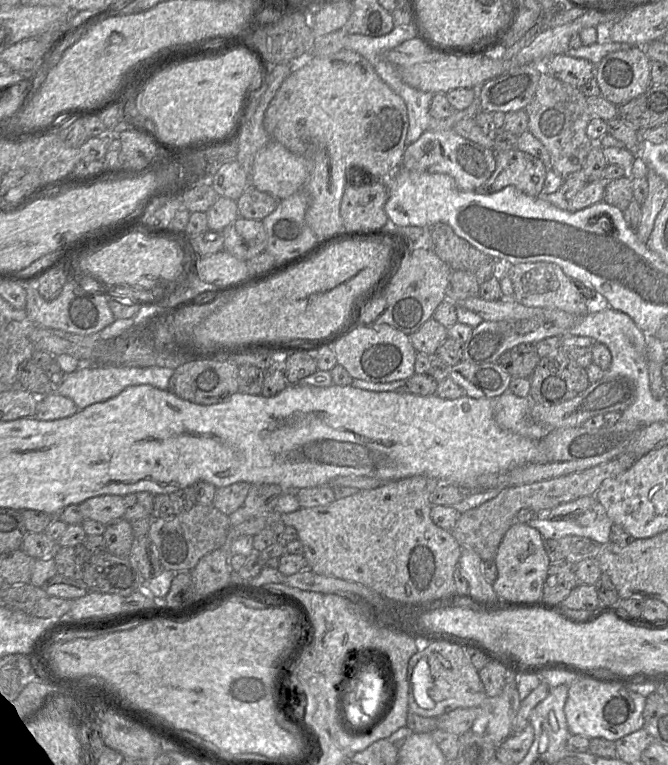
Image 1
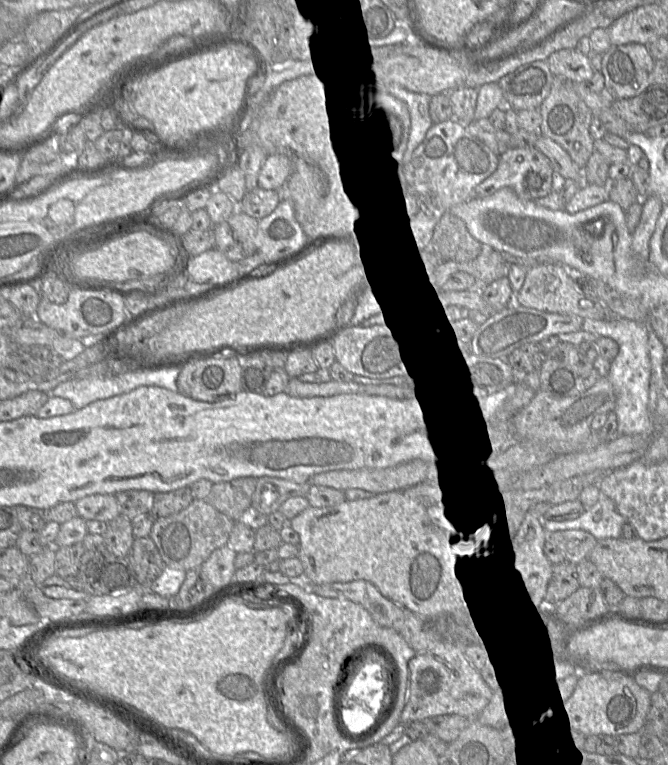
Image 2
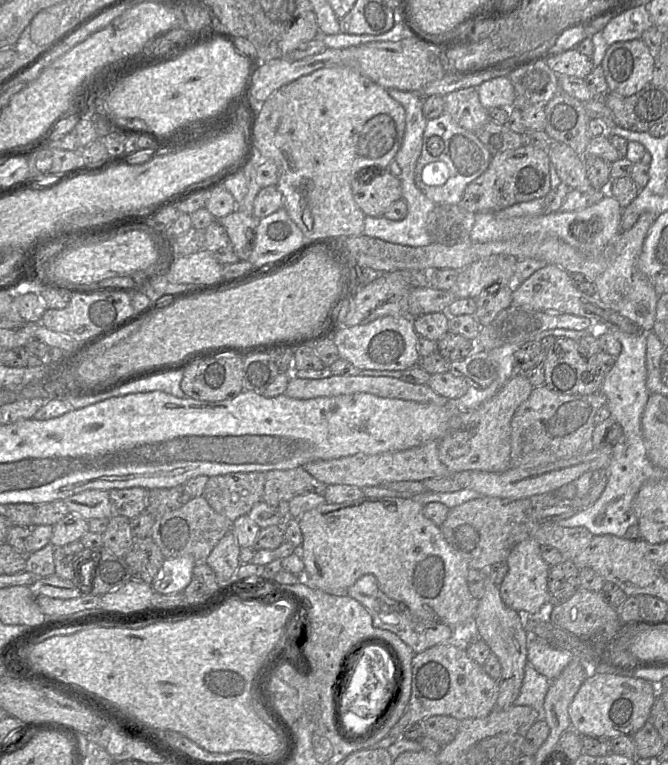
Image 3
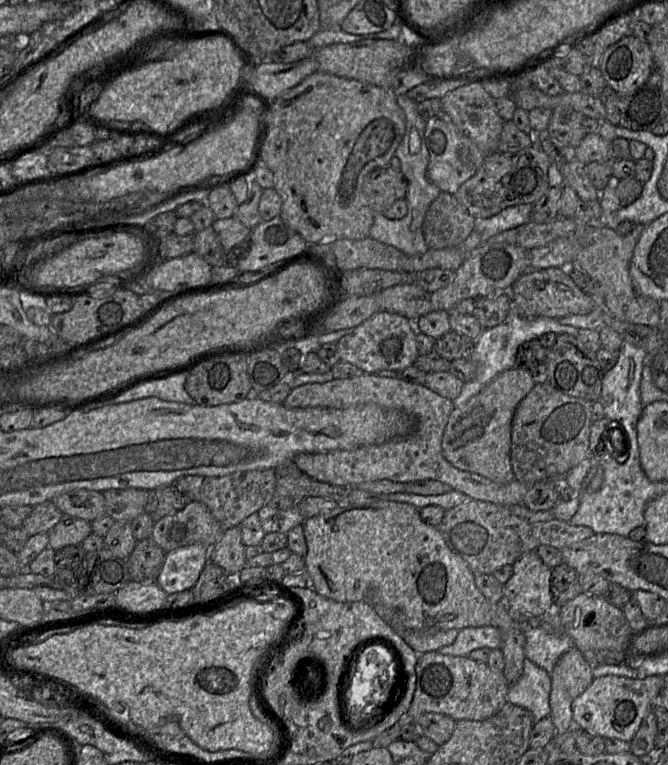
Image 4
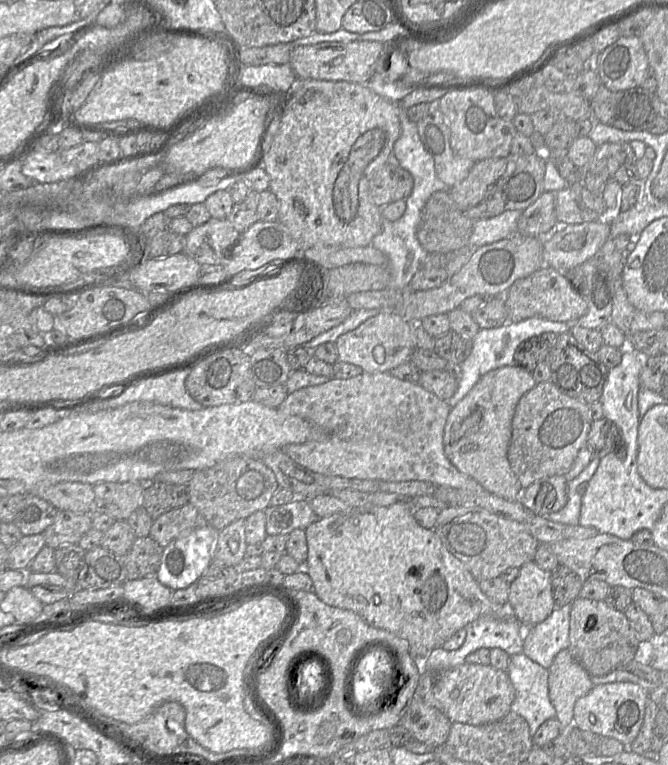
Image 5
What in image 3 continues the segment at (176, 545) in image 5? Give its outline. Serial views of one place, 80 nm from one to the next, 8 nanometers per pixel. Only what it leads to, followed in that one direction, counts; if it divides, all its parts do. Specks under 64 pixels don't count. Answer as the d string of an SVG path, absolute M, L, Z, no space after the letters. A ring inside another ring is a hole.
M193 557L165 559L157 578L151 584L154 592L160 594L182 593L191 581L195 565Z

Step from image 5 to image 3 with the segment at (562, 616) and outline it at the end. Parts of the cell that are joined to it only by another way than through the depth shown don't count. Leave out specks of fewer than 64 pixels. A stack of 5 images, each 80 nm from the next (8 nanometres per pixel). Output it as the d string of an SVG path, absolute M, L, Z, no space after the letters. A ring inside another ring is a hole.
M530 636L527 661L550 681L555 680L573 658L569 650L556 648L548 641Z

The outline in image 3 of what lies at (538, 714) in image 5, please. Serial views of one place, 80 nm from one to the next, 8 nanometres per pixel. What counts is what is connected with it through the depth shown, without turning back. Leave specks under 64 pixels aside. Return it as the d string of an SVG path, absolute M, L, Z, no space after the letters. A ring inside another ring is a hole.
M527 662L524 669L524 678L519 695L513 705L529 706L542 717L545 696L550 687L551 681L544 675L538 673L534 667Z

